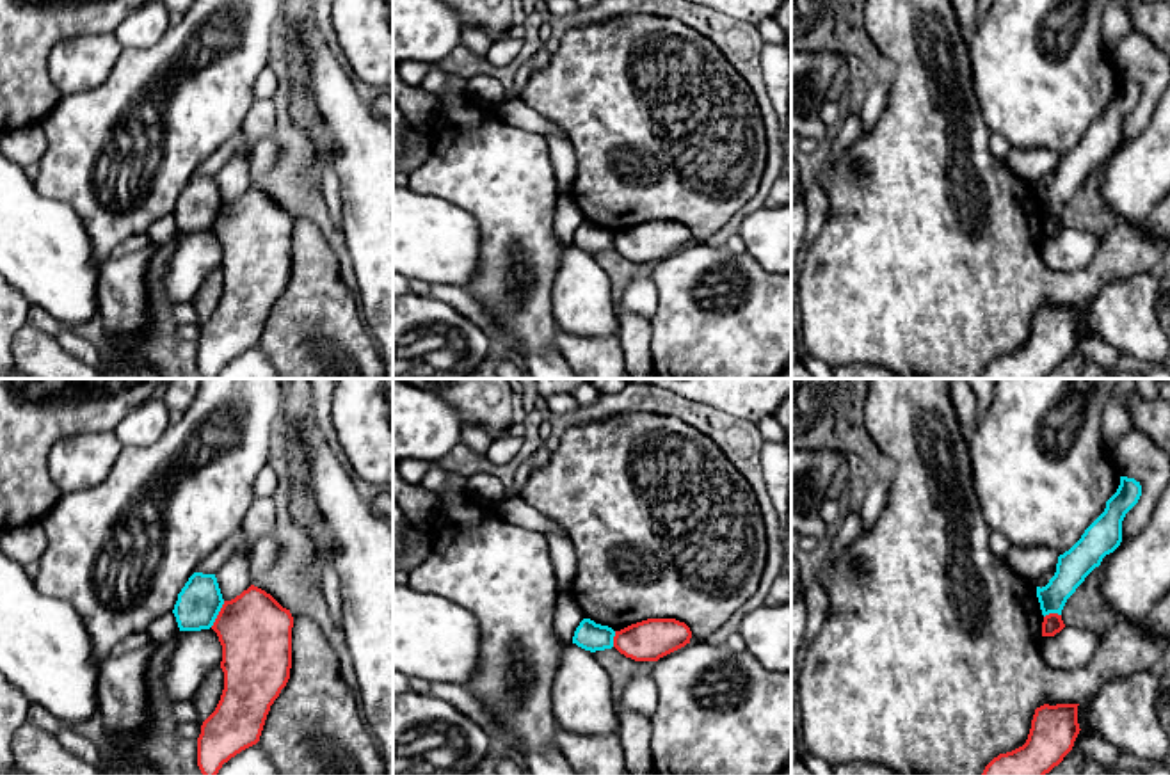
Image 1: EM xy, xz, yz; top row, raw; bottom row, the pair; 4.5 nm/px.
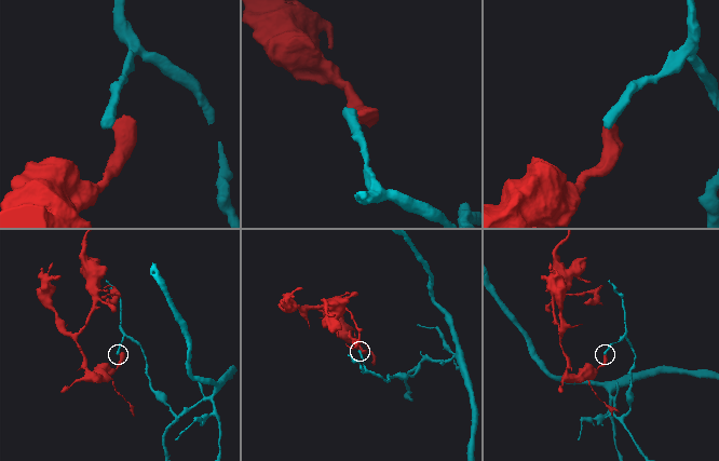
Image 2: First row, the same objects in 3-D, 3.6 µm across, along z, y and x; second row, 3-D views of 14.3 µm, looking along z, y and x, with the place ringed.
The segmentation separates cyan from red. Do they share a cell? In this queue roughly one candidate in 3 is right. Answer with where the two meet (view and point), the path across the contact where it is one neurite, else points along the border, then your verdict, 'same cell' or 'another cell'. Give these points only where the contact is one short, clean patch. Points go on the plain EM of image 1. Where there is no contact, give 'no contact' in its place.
contact xy (217, 215); border xy (224, 203), (210, 228); another cell

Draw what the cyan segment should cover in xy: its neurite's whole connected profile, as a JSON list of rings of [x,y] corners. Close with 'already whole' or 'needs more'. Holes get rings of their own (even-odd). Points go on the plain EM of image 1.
[[[194,174],[174,206],[180,233],[210,231],[224,206],[215,176]]]; already whole

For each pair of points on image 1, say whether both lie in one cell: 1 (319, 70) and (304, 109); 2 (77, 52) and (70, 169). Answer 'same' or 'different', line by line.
1: different
2: different

